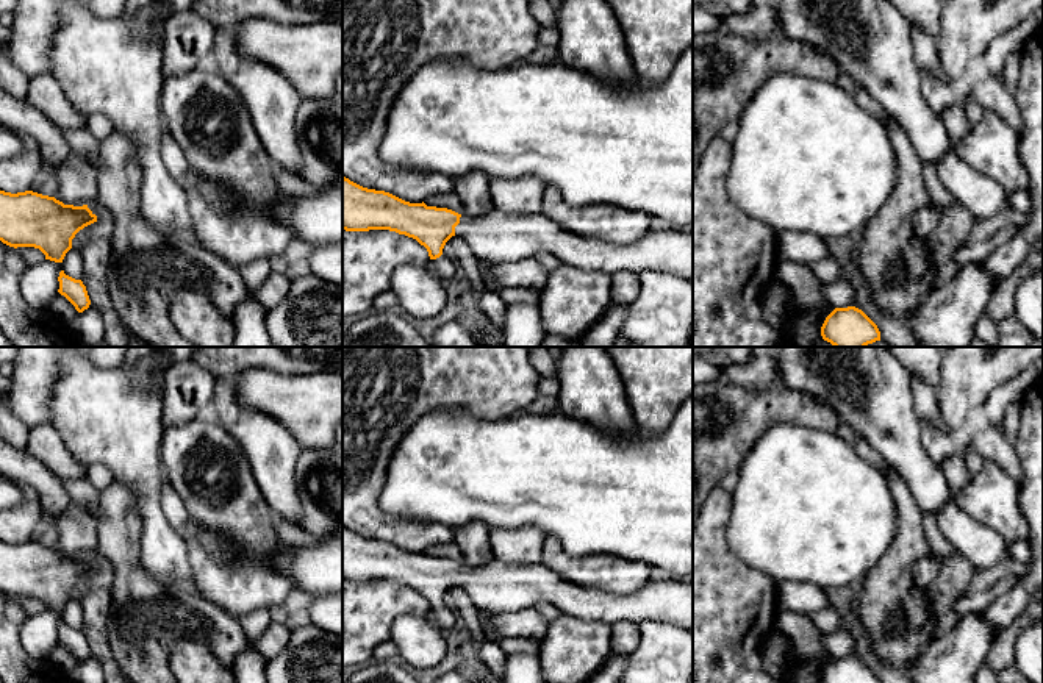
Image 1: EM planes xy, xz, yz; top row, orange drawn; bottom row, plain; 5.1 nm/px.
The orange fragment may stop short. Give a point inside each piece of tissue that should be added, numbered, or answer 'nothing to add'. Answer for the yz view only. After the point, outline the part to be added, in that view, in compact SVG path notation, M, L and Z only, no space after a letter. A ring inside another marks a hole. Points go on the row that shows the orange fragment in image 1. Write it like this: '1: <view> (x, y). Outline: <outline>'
nothing to add

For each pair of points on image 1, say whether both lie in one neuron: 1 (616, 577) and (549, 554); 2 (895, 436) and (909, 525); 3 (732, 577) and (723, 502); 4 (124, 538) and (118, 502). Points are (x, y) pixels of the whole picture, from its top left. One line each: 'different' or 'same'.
1: same
2: different
3: same
4: same

